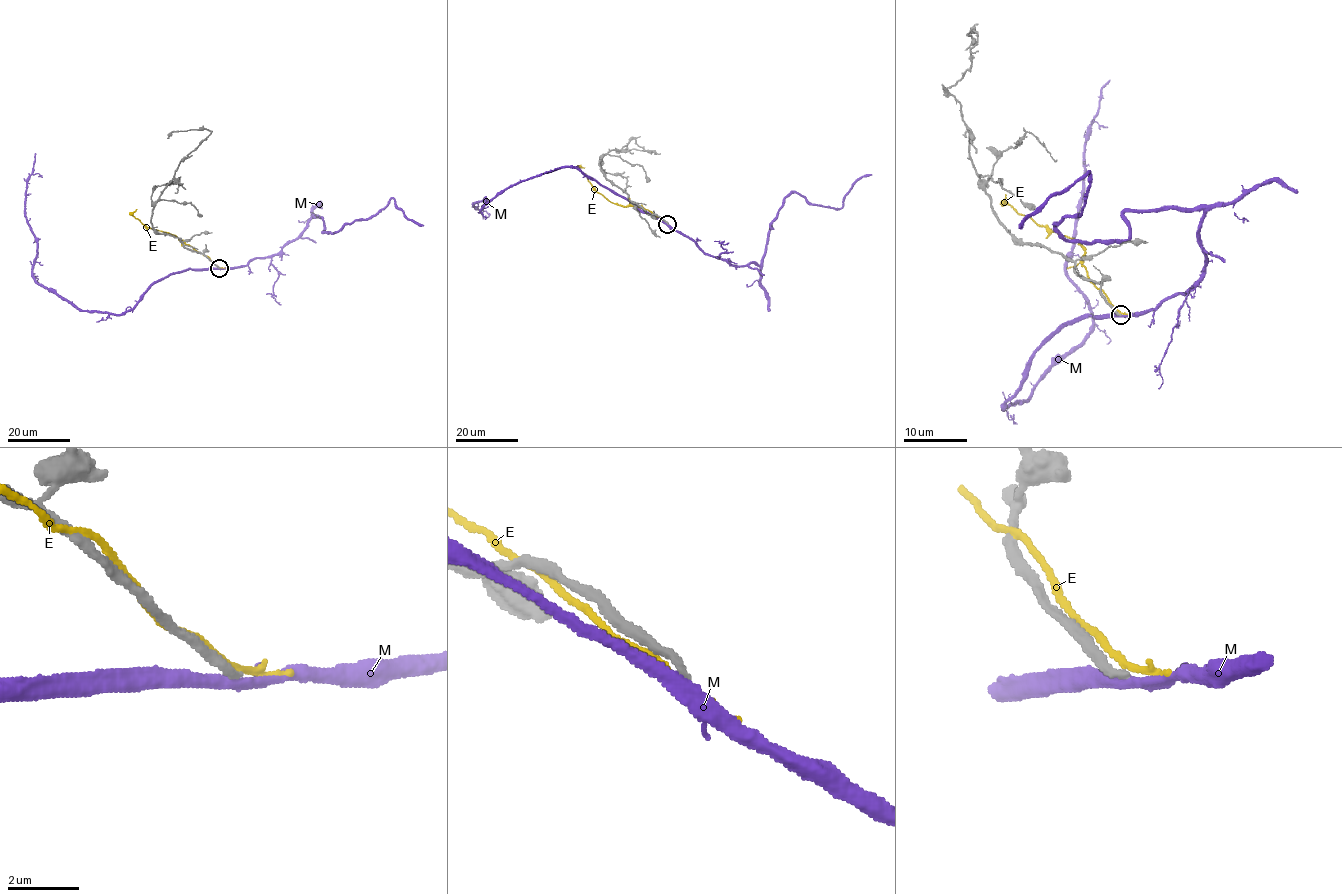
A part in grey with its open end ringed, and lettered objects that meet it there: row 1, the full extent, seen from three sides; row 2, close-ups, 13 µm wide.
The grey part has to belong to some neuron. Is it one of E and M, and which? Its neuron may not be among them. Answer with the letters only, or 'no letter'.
no letter

